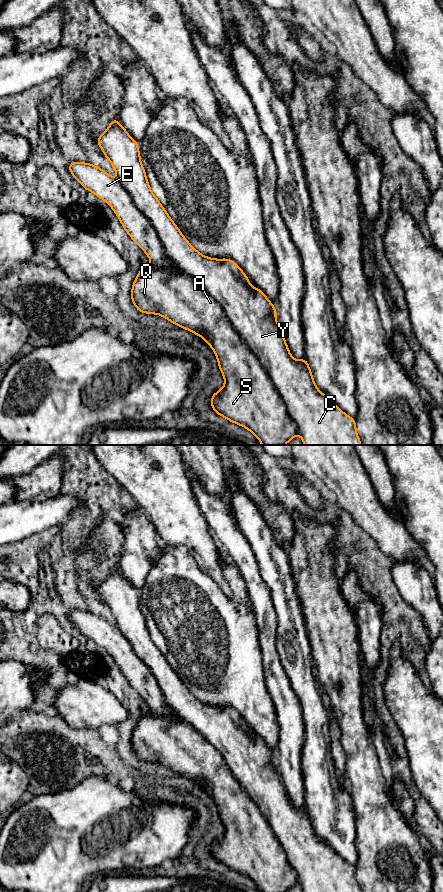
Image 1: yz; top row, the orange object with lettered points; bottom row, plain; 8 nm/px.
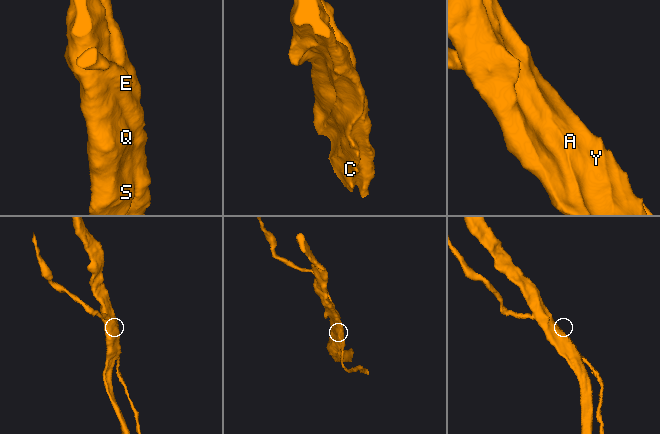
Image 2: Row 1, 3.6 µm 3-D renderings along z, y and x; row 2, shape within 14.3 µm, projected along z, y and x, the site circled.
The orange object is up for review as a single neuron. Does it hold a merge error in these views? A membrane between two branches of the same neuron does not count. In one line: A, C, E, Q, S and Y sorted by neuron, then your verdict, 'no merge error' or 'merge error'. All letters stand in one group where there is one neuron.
groups A C Q S Y / E; merge error

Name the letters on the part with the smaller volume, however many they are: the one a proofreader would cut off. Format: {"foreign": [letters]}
{"foreign": ["E"]}

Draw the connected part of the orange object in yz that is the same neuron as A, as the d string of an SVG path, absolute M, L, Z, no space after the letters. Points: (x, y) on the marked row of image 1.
M117 117L110 121L110 125L105 132L103 132L97 139L97 144L102 149L106 159L108 159L113 168L115 169L119 183L129 193L136 207L149 219L153 225L157 234L161 240L168 256L173 260L175 268L172 270L163 269L154 264L143 267L137 274L131 290L131 301L140 313L157 314L172 322L183 329L193 332L196 336L202 337L206 343L213 349L220 371L224 377L225 384L217 392L211 396L210 405L212 409L219 415L232 423L238 424L244 428L247 428L252 434L254 434L262 445L284 445L290 443L292 438L299 434L303 440L304 445L362 445L356 430L356 420L346 415L328 396L320 392L318 387L314 383L312 372L306 357L302 360L296 360L290 355L289 348L286 344L283 332L276 319L276 307L269 301L267 296L257 287L251 287L249 285L250 279L244 274L244 271L231 259L214 259L202 255L198 252L184 237L180 229L175 225L170 218L167 211L161 205L160 201L153 194L150 189L149 182L146 178L145 169L141 163L141 157L138 147L138 142L132 139L129 133L121 126L117 120Z

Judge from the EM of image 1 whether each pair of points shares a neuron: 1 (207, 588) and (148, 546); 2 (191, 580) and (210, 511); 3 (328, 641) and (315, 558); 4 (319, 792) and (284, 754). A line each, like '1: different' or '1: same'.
1: different
2: different
3: same
4: different

